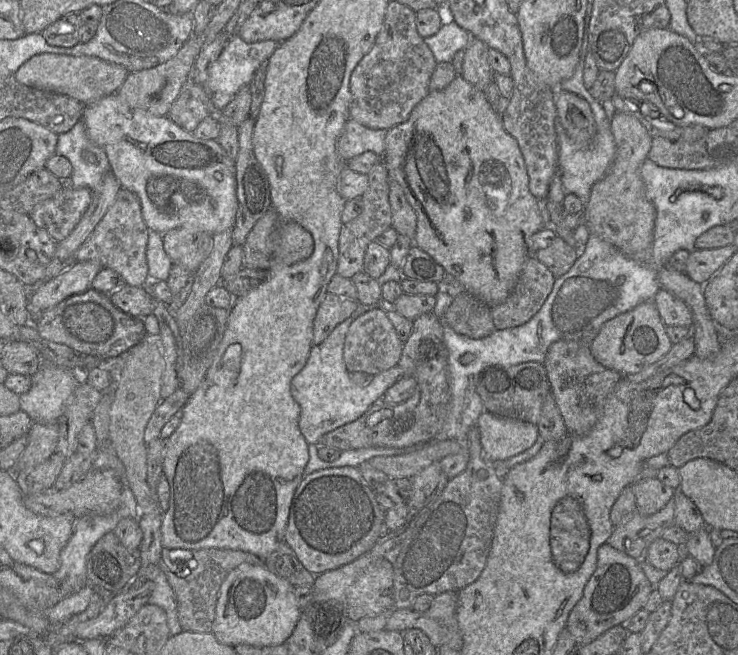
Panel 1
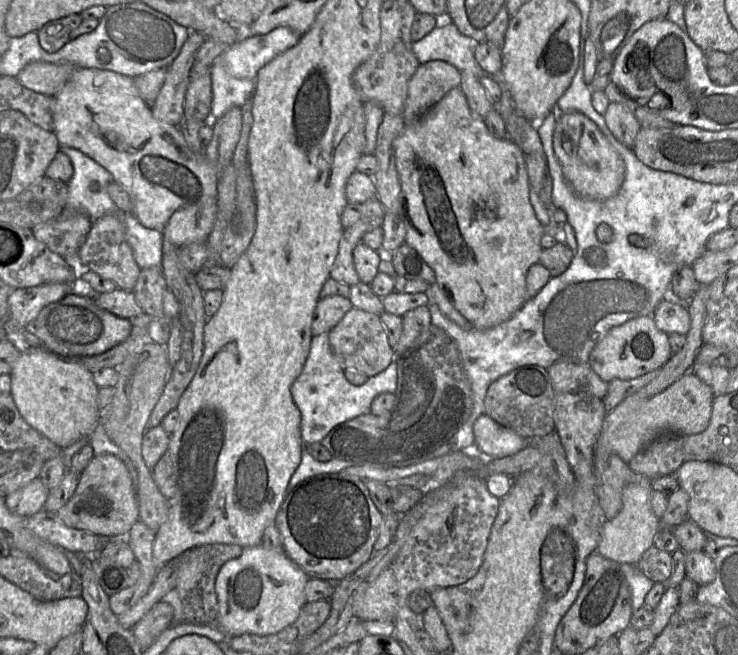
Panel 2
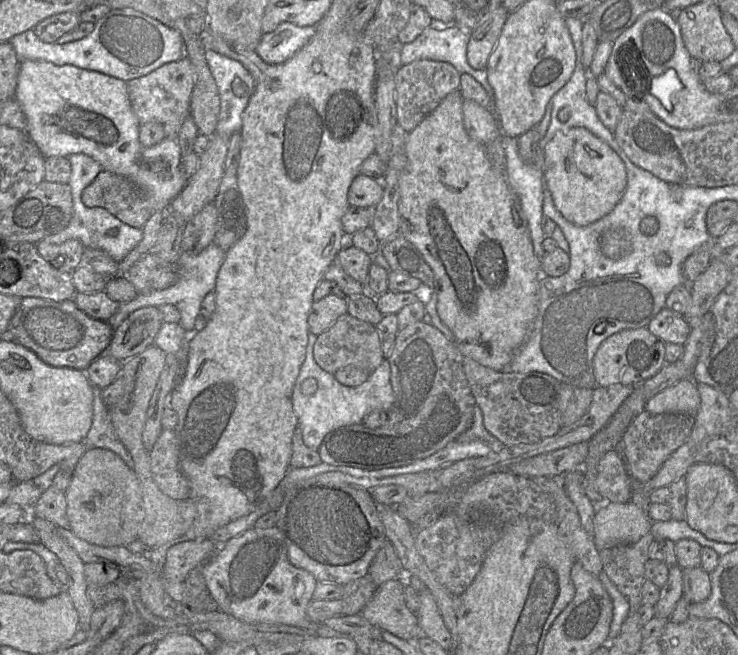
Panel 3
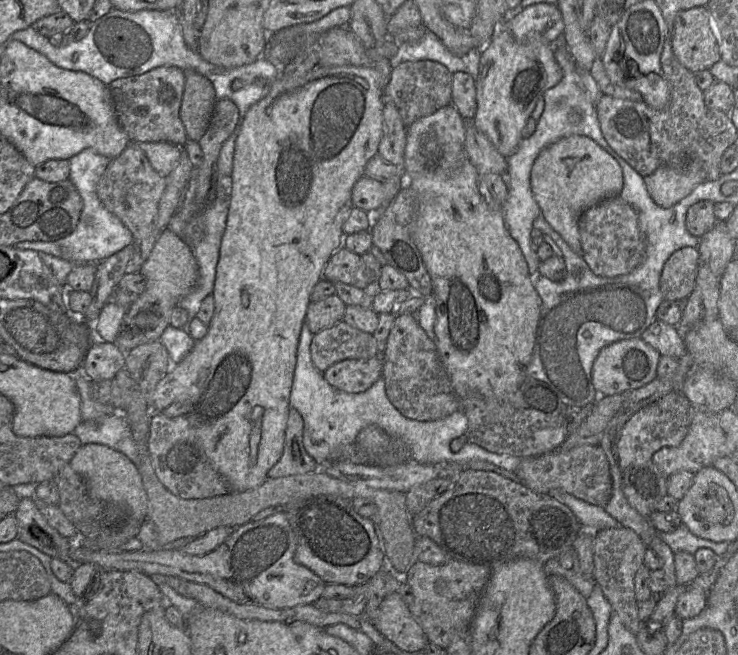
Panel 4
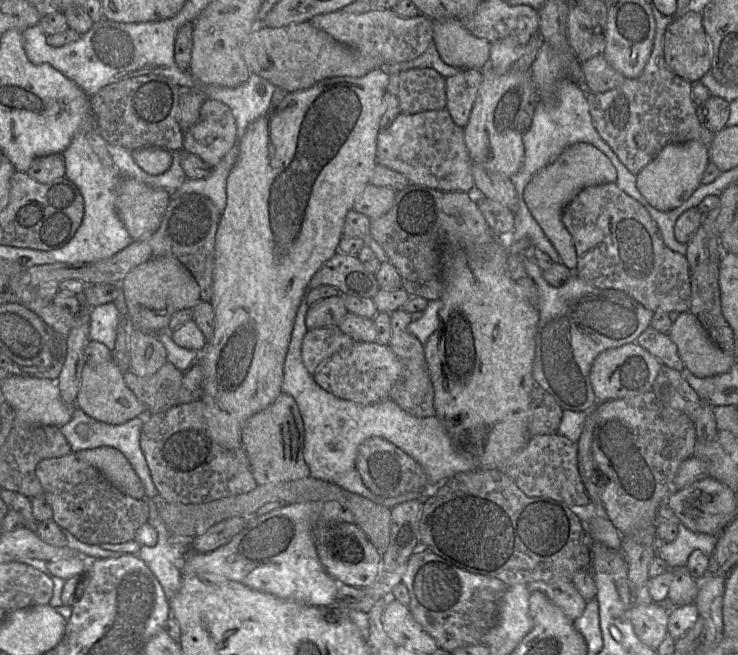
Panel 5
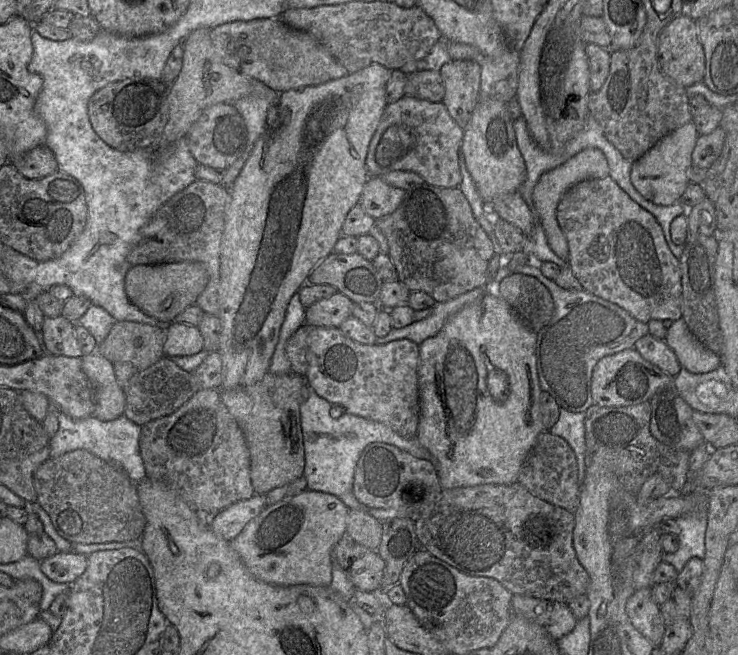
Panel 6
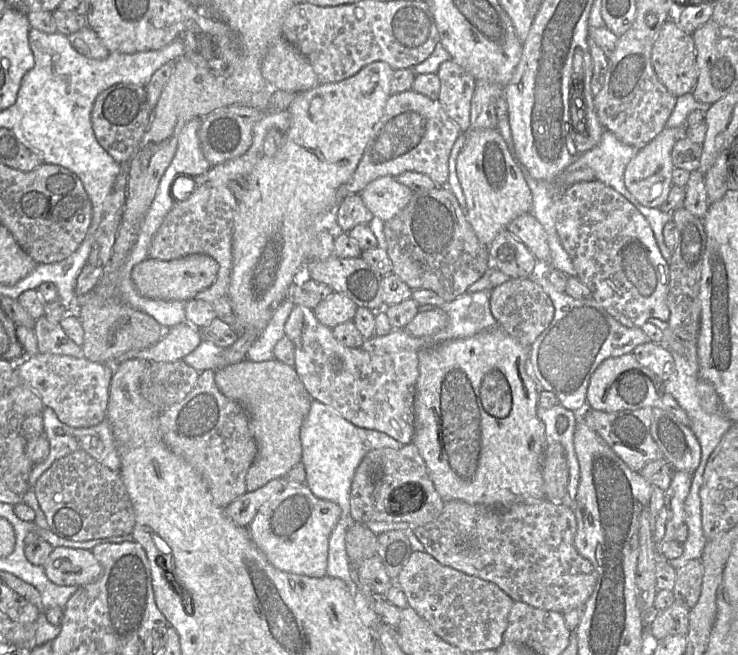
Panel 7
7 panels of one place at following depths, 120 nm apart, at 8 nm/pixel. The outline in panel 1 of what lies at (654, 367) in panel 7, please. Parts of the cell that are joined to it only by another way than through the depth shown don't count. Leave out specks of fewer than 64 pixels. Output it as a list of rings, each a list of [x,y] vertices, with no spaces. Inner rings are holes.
[[[664,288],[652,299],[666,327],[691,327],[693,316],[689,307]]]

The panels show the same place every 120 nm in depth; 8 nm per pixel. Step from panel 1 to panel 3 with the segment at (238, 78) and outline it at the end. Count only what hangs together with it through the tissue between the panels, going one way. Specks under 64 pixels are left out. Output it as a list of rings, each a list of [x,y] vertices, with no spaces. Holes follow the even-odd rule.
[[[281,23],[273,32],[262,35],[255,52],[267,64],[284,63],[309,42],[315,31],[315,26]]]

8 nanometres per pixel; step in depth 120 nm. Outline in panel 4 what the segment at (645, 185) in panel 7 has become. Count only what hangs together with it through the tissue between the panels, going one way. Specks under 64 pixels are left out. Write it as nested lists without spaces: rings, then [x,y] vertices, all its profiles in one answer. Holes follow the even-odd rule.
[[[687,161],[683,166],[664,165],[644,177],[647,191],[661,208],[671,208],[706,181],[700,161]]]

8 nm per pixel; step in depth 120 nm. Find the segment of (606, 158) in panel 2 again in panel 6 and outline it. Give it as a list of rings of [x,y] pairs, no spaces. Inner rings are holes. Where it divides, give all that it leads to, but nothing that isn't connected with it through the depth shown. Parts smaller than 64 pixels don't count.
[[[586,148],[560,166],[543,173],[533,189],[532,200],[540,217],[548,245],[560,258],[567,262],[569,257],[568,242],[556,218],[558,203],[562,196],[578,182],[607,176],[609,176],[609,166],[604,153],[597,148]]]

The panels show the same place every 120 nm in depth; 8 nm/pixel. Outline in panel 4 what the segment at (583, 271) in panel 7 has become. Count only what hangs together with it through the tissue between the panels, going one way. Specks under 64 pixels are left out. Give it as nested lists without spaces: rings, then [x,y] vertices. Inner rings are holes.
[[[620,196],[605,199],[588,208],[578,221],[581,255],[594,274],[616,277],[635,270],[645,259],[646,242],[637,211]],[[684,247],[675,251],[665,262],[659,287],[663,300],[682,301],[694,289],[700,253],[697,247]]]

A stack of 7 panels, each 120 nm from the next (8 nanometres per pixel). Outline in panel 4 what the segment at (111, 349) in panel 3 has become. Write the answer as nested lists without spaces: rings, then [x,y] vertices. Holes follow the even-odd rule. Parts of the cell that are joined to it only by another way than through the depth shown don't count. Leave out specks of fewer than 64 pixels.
[[[169,228],[162,231],[138,272],[146,279],[145,290],[128,307],[114,342],[125,353],[141,344],[158,341],[169,325],[173,308],[198,281],[198,266],[190,246]]]

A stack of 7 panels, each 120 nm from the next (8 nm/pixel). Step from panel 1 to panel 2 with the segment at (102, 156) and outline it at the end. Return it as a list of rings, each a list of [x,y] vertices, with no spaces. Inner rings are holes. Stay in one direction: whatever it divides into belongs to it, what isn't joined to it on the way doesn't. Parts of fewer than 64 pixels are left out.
[[[61,146],[60,151],[70,159],[73,166],[73,176],[67,183],[67,205],[61,216],[66,217],[66,215],[80,212],[94,222],[106,214],[116,214],[116,206],[107,193],[107,186],[113,180],[111,174],[92,158],[75,148]]]

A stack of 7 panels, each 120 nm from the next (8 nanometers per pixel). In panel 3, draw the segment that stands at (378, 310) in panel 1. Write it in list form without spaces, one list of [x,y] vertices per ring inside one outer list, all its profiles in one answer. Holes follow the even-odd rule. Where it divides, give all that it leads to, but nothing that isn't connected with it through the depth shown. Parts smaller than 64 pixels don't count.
[[[348,313],[341,315],[326,331],[317,336],[313,356],[316,363],[331,374],[345,366],[355,366],[373,372],[384,360],[376,327]]]

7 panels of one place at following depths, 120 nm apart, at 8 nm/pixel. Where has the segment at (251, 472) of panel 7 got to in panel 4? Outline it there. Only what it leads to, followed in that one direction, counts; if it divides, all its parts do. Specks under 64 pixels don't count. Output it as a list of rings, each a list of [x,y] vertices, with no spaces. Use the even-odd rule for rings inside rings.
[[[290,407],[285,429],[283,453],[268,471],[268,479],[306,474],[317,471],[318,464],[303,445],[304,421],[300,413]]]

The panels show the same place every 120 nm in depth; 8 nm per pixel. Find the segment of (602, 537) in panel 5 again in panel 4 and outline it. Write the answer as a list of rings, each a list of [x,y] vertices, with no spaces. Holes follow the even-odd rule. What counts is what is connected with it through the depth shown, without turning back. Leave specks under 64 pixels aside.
[[[553,489],[548,494],[565,504],[573,512],[583,528],[599,531],[619,526],[618,522],[602,506],[590,504],[559,489]]]

